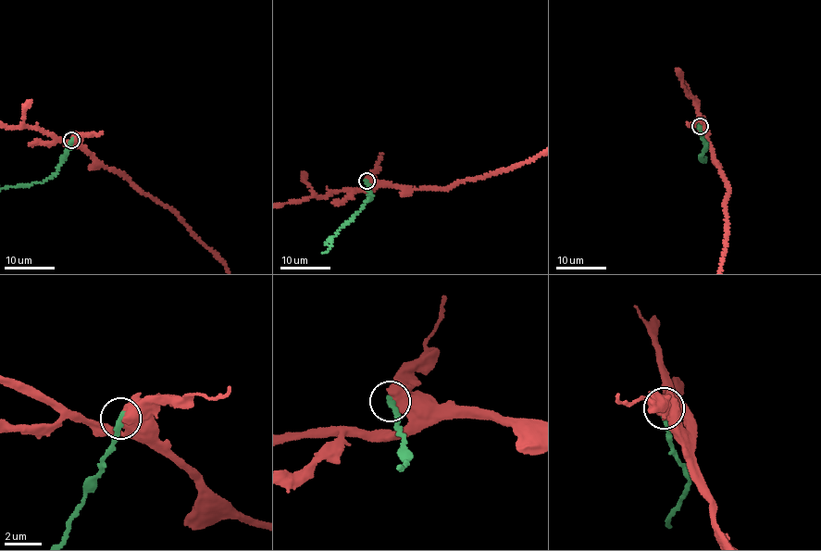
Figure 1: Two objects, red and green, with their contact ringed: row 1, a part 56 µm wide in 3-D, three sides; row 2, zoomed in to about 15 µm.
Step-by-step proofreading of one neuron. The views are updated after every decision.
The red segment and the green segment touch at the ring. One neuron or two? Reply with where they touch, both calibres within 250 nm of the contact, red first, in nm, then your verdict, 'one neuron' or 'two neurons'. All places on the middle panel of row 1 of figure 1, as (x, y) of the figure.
at (366, 181); 900 nm thick on the red side, 280 nm on the other; two neurons

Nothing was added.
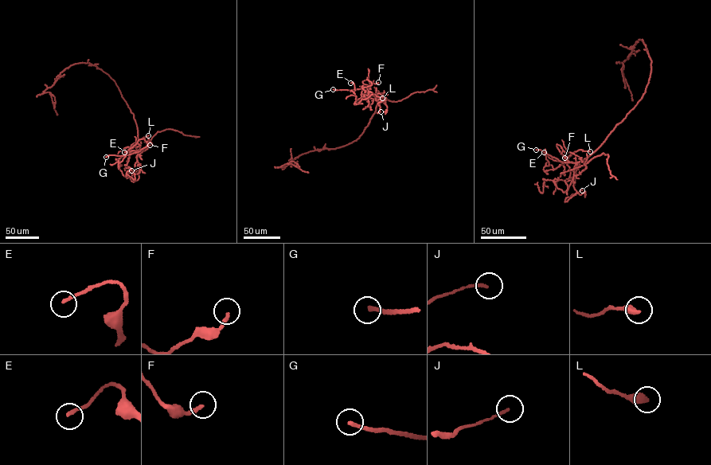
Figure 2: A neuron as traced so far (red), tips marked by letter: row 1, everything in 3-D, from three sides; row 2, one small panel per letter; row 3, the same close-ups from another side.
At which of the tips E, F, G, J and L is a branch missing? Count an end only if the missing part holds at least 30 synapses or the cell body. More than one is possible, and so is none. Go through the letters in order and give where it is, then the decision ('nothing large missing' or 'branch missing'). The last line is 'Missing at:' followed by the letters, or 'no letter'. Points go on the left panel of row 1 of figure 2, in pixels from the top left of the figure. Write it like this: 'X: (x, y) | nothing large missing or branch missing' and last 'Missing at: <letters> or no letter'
E: (124, 152) | nothing large missing
F: (150, 145) | nothing large missing
G: (106, 157) | branch missing
J: (131, 170) | nothing large missing
L: (148, 135) | nothing large missing
Missing at: G

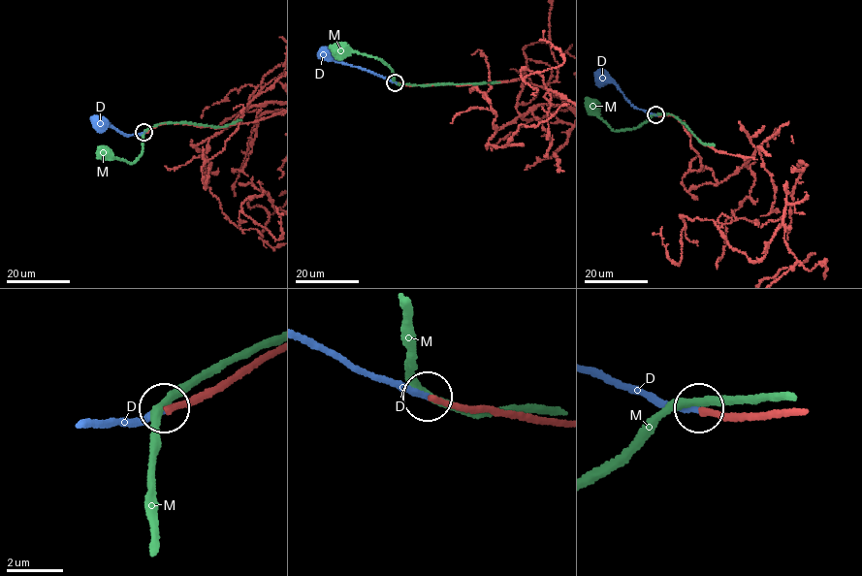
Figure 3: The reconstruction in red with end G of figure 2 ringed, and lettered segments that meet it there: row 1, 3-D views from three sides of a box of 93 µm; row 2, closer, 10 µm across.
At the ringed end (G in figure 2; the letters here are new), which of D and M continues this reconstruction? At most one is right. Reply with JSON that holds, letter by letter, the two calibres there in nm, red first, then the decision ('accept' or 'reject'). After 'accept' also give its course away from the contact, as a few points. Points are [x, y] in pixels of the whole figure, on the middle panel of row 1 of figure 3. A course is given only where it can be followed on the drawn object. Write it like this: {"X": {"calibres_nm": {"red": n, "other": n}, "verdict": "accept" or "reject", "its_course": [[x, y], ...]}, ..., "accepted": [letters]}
{"D": {"calibres_nm": {"red": 220, "other": 240}, "verdict": "accept", "its_course": [[396, 82], [342, 63], [327, 53]]}, "M": {"calibres_nm": {"red": 240, "other": 280}, "verdict": "reject"}, "accepted": ["D"]}

